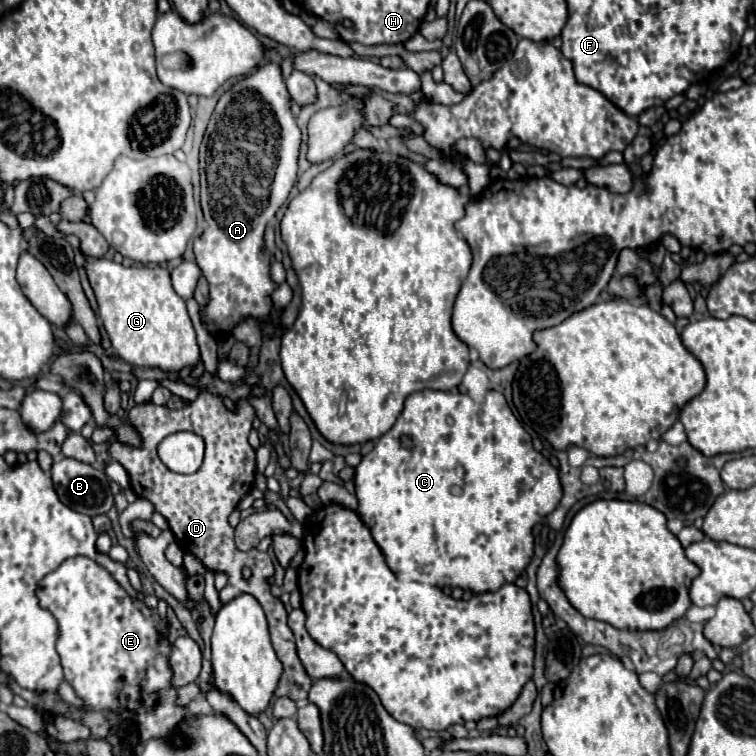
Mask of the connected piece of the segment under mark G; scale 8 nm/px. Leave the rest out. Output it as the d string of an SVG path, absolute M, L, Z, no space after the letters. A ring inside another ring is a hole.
M74 249L74 254L76 266L88 271L98 301L98 315L116 355L138 367L160 367L166 371L180 371L200 361L186 301L172 289L166 267L126 267L104 257L89 262L79 249Z

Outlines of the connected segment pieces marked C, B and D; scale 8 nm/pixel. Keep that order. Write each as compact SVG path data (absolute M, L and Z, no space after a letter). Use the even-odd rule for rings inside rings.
M418 391L406 399L404 411L392 425L388 433L384 433L376 447L362 457L360 465L356 467L356 497L358 497L358 515L362 521L370 527L374 527L374 539L380 545L380 549L386 555L388 567L392 573L400 579L410 579L426 585L436 587L462 587L472 593L484 593L484 591L496 591L504 583L514 583L516 577L526 569L526 565L532 559L534 553L534 539L532 539L532 527L552 513L562 497L562 485L558 479L558 469L550 465L546 457L542 457L530 441L530 435L524 431L524 427L518 423L514 413L510 411L506 399L498 391L488 391L484 405L476 405L466 393L450 393L450 391Z
M64 457L62 461L56 461L52 465L50 473L52 473L54 491L66 507L70 507L78 513L84 513L88 517L96 517L96 515L108 513L108 509L114 505L114 495L108 487L108 477L102 469L82 463L82 461L76 461L76 459L70 459L70 457Z
M200 393L196 401L190 401L182 409L170 409L166 405L154 405L154 403L142 403L128 411L130 423L138 429L142 437L140 449L128 449L128 445L122 443L110 443L110 455L114 461L120 461L124 469L128 471L132 491L138 497L144 497L154 503L154 509L162 513L170 529L176 537L176 543L182 551L194 553L202 559L202 563L210 571L222 571L228 575L228 585L220 591L220 601L230 601L236 597L236 593L252 593L258 603L264 607L272 645L274 651L284 667L282 677L278 681L278 687L274 691L274 697L288 697L292 701L300 701L308 697L308 689L312 687L312 679L308 677L306 669L302 667L294 635L286 623L286 609L278 597L270 593L270 585L266 579L274 575L272 559L268 553L260 553L258 549L240 551L234 543L234 529L228 523L228 515L232 513L232 505L238 505L238 501L254 487L254 471L256 471L256 451L248 443L248 433L252 429L252 421L256 417L254 407L248 399L236 401L236 409L224 407L222 399L214 393ZM178 431L190 431L204 439L204 461L200 469L192 475L180 475L170 471L156 453L156 443L160 443L164 437L178 433ZM242 567L252 569L252 577L242 577Z

